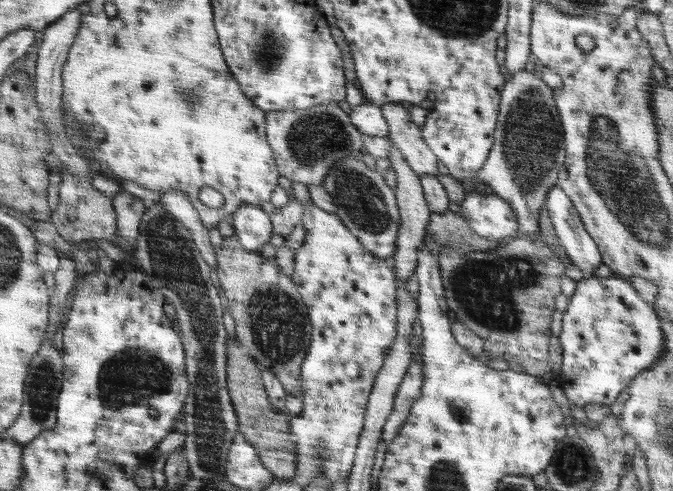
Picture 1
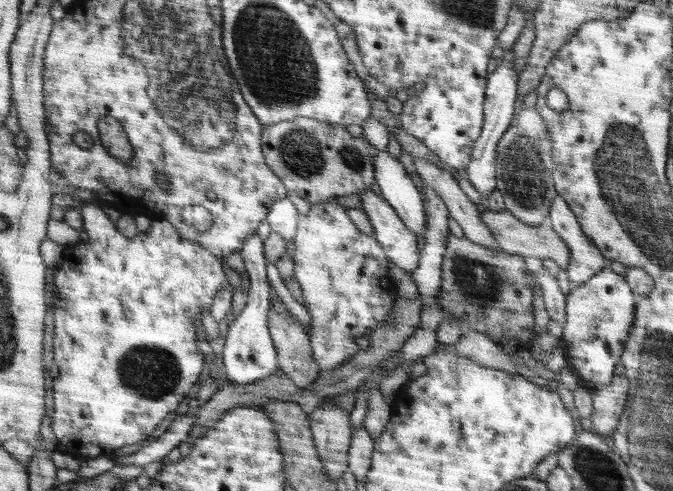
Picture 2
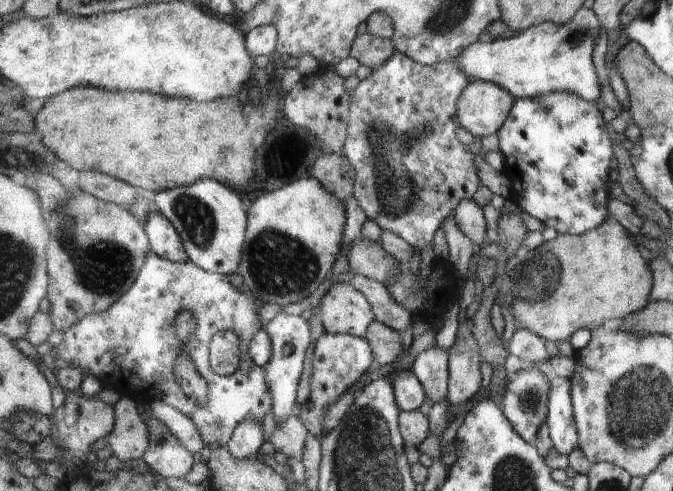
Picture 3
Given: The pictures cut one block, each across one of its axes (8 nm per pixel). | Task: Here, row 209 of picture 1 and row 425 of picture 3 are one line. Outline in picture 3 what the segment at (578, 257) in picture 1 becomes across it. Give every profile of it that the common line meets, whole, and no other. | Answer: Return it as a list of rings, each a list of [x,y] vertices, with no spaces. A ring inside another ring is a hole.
[[[557,376],[552,382],[547,425],[553,448],[556,448],[560,454],[568,456],[579,446],[570,381],[565,377]]]

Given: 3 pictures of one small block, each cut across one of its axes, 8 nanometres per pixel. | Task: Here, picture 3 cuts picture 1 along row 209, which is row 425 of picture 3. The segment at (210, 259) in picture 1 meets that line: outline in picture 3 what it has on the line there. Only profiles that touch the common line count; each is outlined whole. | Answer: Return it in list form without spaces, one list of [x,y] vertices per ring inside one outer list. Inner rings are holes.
[[[151,400],[149,406],[152,414],[164,422],[164,426],[168,426],[168,430],[172,432],[184,444],[192,454],[200,452],[205,447],[204,442],[194,424],[192,418],[188,418],[186,414],[182,414],[180,410],[162,400]]]

